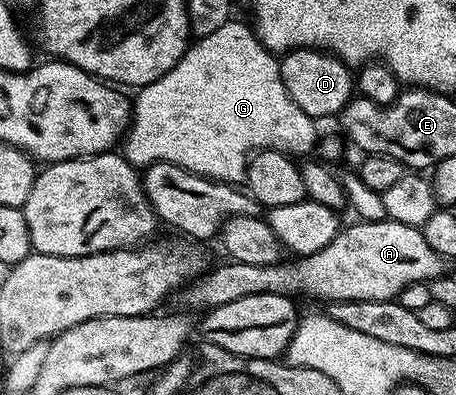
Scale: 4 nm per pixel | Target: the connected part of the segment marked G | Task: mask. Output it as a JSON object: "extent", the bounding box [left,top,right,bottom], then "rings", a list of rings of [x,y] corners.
{"extent":[121,18,317,185],"rings":[[[232,18],[213,33],[194,41],[168,74],[136,93],[131,122],[121,146],[124,159],[137,168],[165,161],[211,180],[238,185],[246,179],[247,162],[256,151],[307,156],[316,149],[317,122],[298,109],[289,96],[281,80],[278,57],[260,43],[248,23],[237,20]]]}

